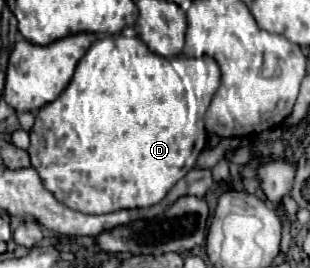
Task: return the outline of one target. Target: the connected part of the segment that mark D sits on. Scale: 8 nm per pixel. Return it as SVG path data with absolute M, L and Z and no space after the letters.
M114 34L114 36L100 38L90 46L86 56L78 62L76 72L74 72L70 84L66 86L66 90L54 102L50 102L48 106L42 106L38 110L36 122L30 130L30 148L28 148L32 166L40 174L44 186L54 194L54 198L58 198L58 202L62 202L64 206L68 206L72 210L84 212L84 214L110 214L110 212L118 212L118 210L126 210L126 208L154 206L170 192L170 188L180 178L184 178L194 168L200 152L206 148L206 130L202 130L204 128L202 118L204 118L204 112L210 106L210 100L212 100L214 92L218 90L218 86L220 86L220 68L218 68L214 58L209 56L200 58L178 56L178 58L168 60L168 58L163 58L148 50L148 46L138 36L128 38L122 34Z

